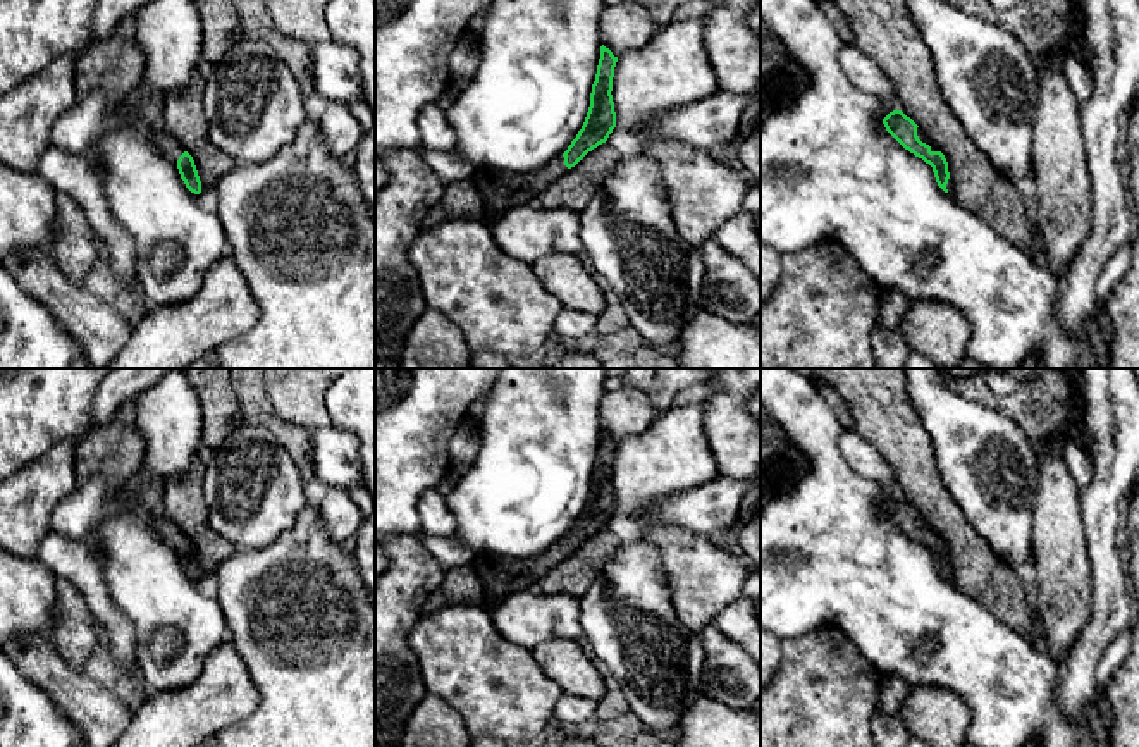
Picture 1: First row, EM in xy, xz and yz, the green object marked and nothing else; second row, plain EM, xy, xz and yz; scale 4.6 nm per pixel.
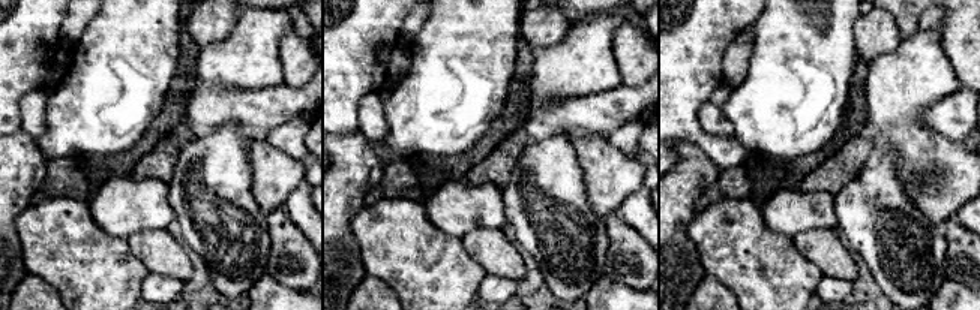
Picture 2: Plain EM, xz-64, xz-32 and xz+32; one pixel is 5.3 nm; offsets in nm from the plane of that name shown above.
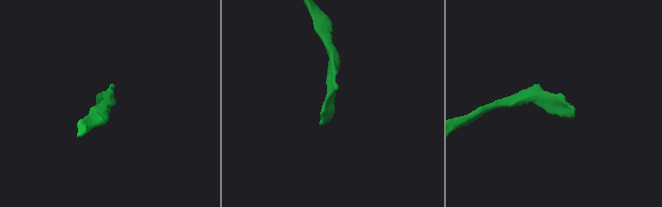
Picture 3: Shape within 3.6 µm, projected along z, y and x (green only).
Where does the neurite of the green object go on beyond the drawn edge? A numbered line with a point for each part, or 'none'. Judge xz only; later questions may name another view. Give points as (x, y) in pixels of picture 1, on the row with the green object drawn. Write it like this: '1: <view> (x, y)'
1: xz (501, 190)

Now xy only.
1: xy (169, 147)

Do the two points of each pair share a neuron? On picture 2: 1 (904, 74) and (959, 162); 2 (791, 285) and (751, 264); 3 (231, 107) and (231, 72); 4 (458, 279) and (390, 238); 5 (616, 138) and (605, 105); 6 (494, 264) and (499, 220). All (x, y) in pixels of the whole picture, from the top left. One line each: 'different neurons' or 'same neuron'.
1: same neuron
2: same neuron
3: different neurons
4: same neuron
5: different neurons
6: different neurons

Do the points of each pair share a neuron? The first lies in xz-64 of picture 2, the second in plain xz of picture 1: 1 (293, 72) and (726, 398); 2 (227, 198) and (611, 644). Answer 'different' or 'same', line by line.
1: same
2: same

